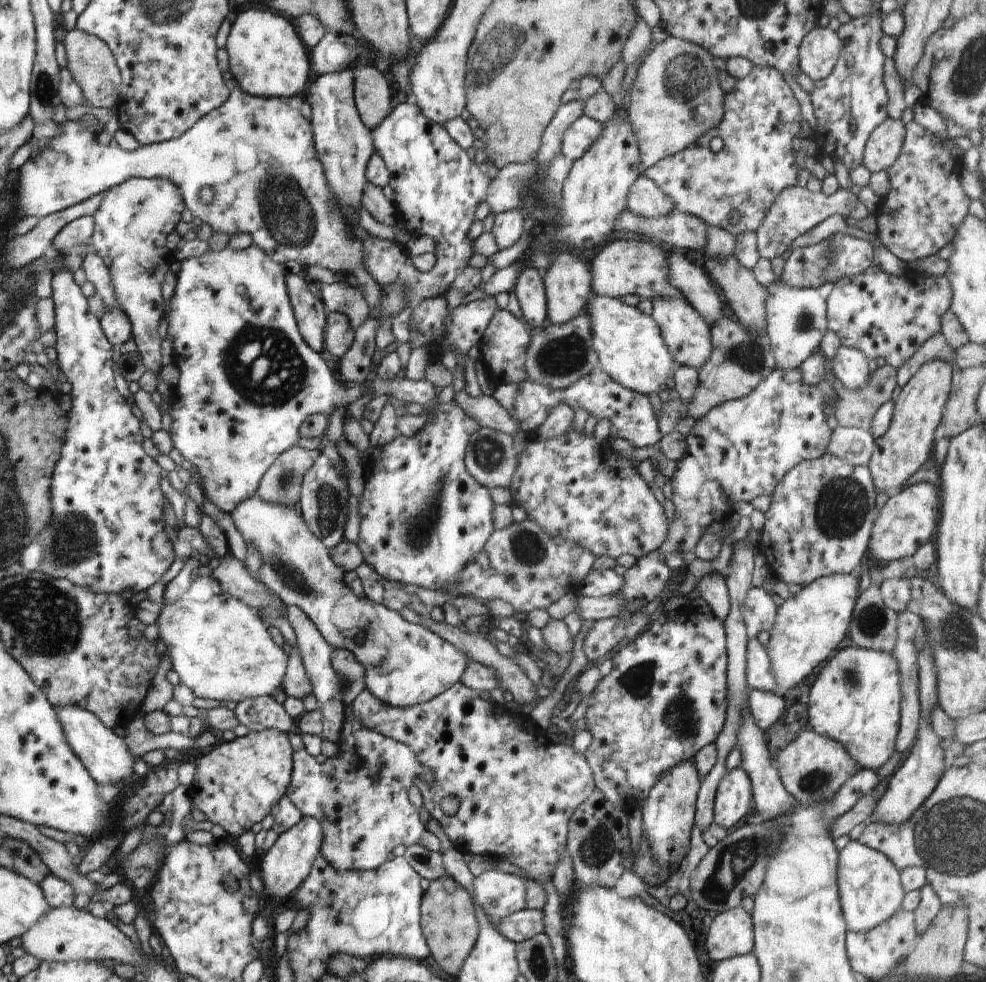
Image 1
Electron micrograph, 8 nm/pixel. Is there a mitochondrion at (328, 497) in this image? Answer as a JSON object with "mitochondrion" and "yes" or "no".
{"mitochondrion":"yes"}

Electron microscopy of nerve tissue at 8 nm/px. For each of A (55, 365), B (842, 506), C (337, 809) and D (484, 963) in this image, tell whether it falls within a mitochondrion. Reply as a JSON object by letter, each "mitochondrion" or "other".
{"A":"other","B":"mitochondrion","C":"other","D":"other"}

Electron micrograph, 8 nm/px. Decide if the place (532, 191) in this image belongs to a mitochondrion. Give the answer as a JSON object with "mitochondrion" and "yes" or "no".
{"mitochondrion":"yes"}

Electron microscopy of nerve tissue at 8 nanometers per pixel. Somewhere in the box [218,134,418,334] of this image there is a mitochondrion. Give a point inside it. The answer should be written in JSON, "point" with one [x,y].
{"point":[284,207]}

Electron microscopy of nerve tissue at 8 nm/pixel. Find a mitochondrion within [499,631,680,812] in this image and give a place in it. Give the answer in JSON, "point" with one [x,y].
{"point":[639,680]}

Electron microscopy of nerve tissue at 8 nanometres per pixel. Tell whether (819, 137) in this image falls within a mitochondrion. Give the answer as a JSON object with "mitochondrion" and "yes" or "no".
{"mitochondrion":"no"}

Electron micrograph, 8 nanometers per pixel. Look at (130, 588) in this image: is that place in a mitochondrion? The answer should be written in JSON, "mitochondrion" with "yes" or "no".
{"mitochondrion":"no"}

